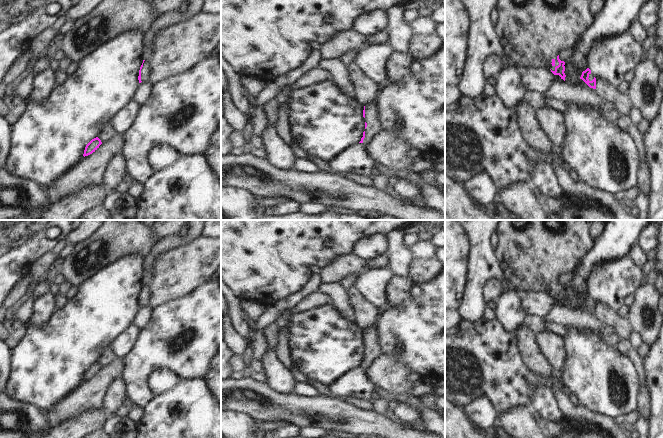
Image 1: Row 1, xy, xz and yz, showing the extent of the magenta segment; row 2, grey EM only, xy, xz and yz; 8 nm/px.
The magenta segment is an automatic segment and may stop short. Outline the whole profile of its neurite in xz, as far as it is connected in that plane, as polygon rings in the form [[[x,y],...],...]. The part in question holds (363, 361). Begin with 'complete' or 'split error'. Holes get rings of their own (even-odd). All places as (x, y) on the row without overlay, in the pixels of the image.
split error; [[[378,324],[364,330],[365,355],[359,367],[366,370],[382,354]]]

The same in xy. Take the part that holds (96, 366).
complete; [[[98,361],[92,363],[86,369],[83,380],[85,381],[85,380],[88,380],[88,379],[92,378],[93,376],[95,376],[99,372],[99,370],[101,368],[102,368],[102,366]]]

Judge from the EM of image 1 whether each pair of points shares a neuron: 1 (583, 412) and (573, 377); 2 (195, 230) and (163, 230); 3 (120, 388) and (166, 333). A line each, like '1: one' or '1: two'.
1: two
2: two
3: two

